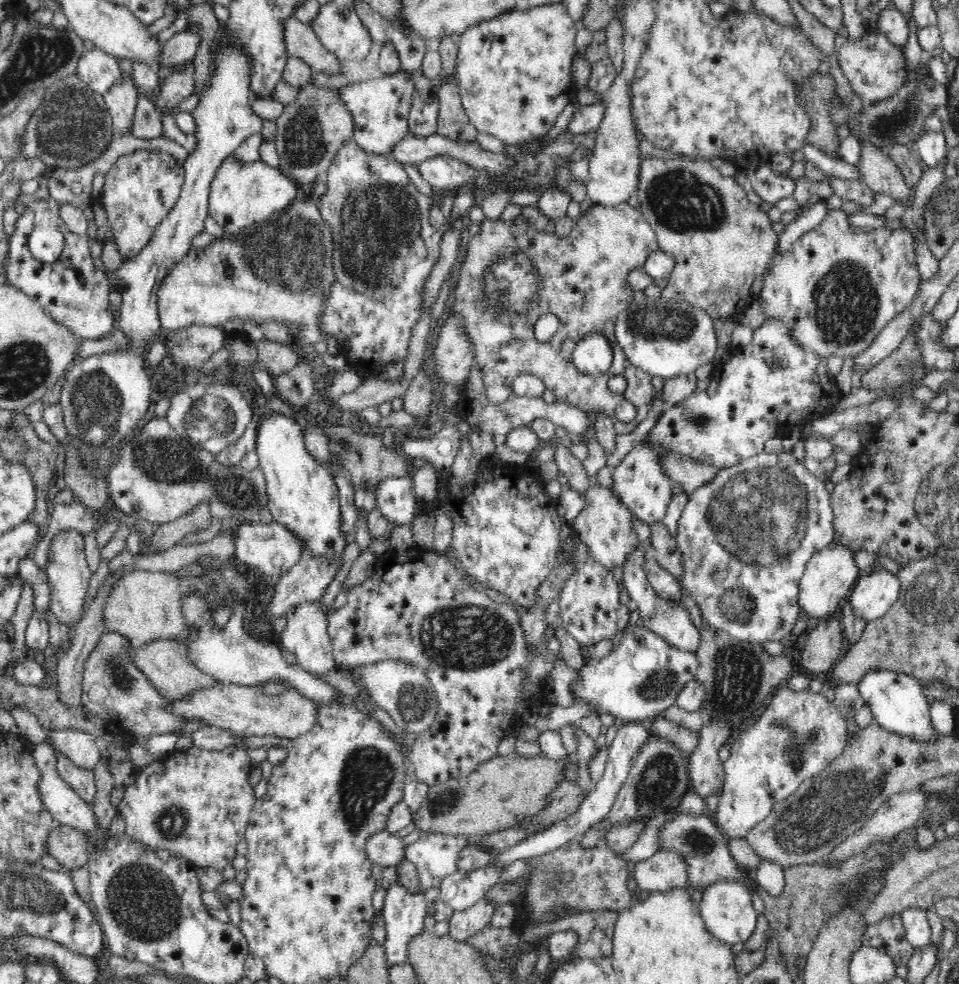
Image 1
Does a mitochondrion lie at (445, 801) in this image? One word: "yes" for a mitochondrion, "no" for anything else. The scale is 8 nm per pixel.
yes

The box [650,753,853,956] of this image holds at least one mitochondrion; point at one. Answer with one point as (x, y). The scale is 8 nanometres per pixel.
(700, 844)

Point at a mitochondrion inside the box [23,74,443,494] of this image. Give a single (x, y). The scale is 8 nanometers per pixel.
(383, 245)

